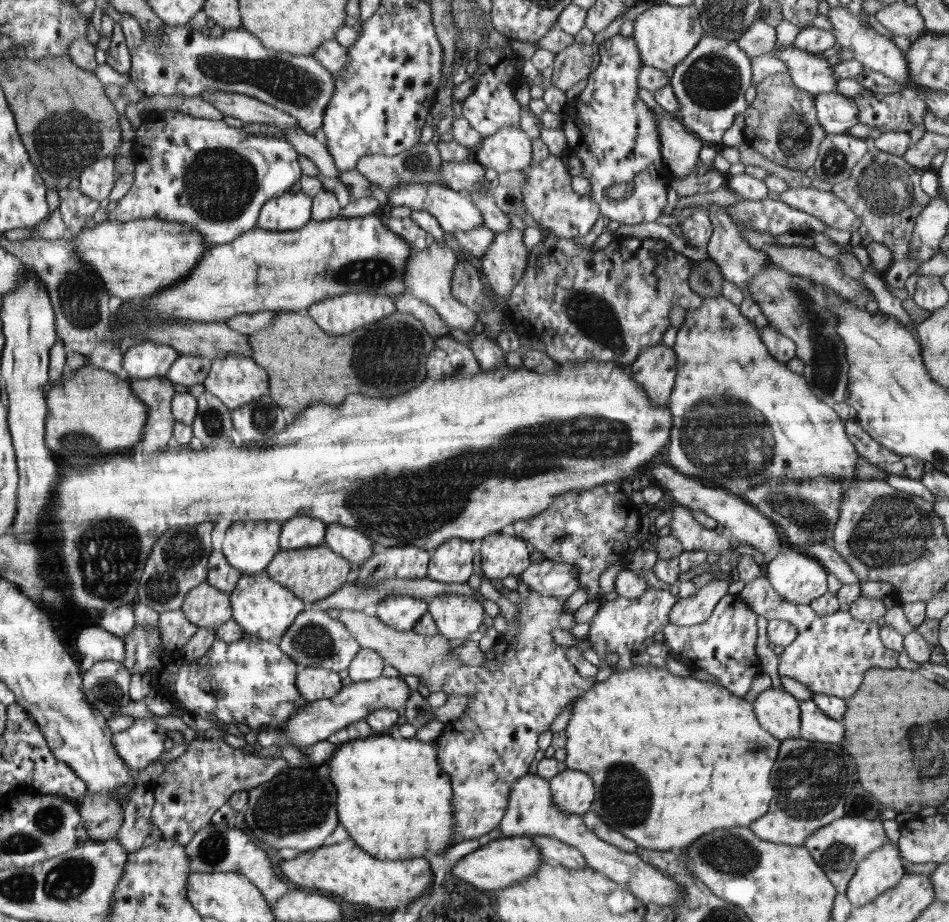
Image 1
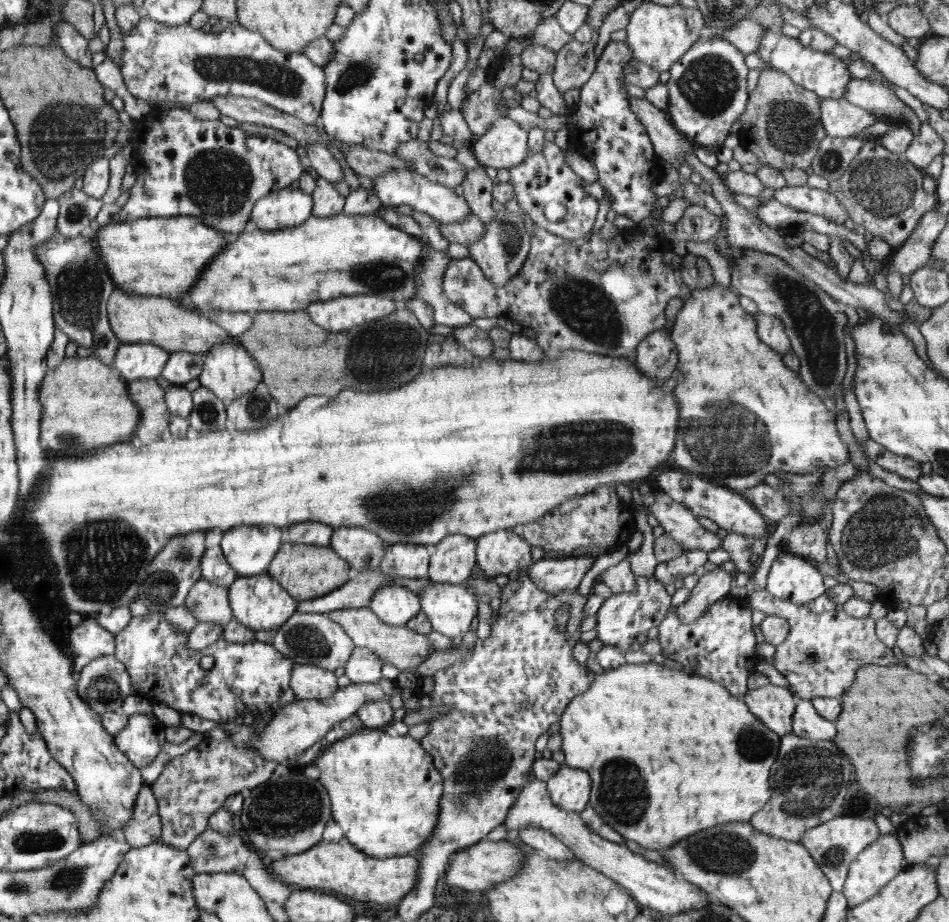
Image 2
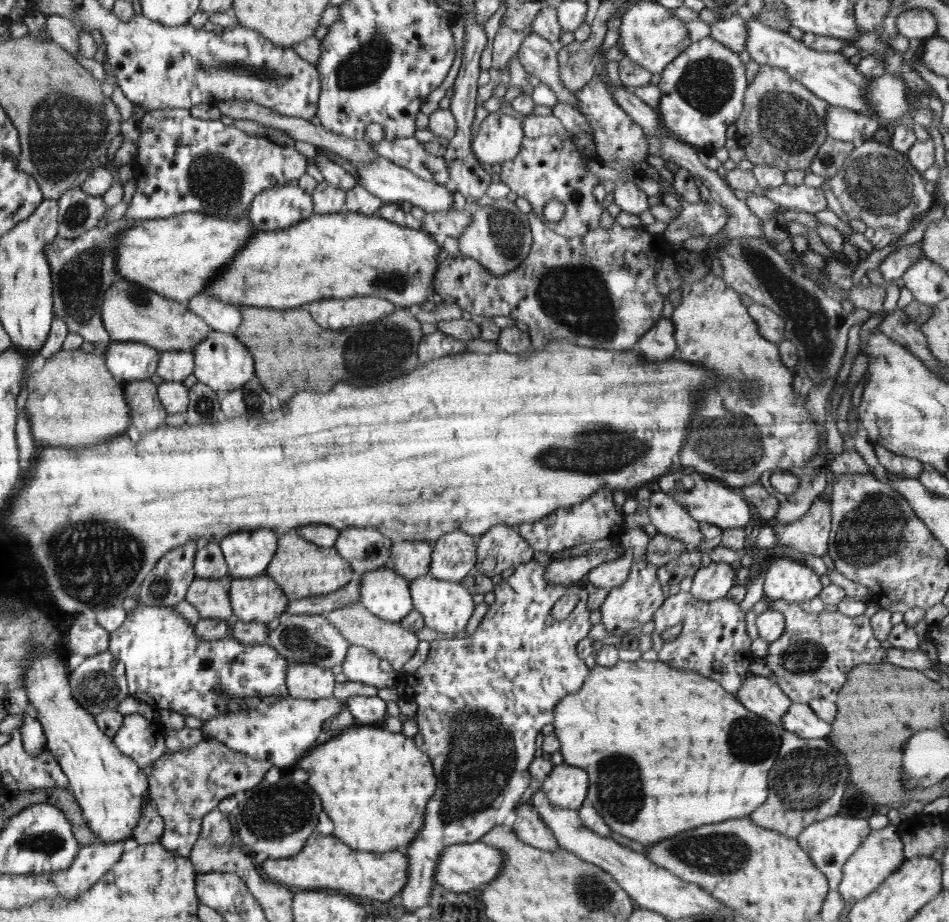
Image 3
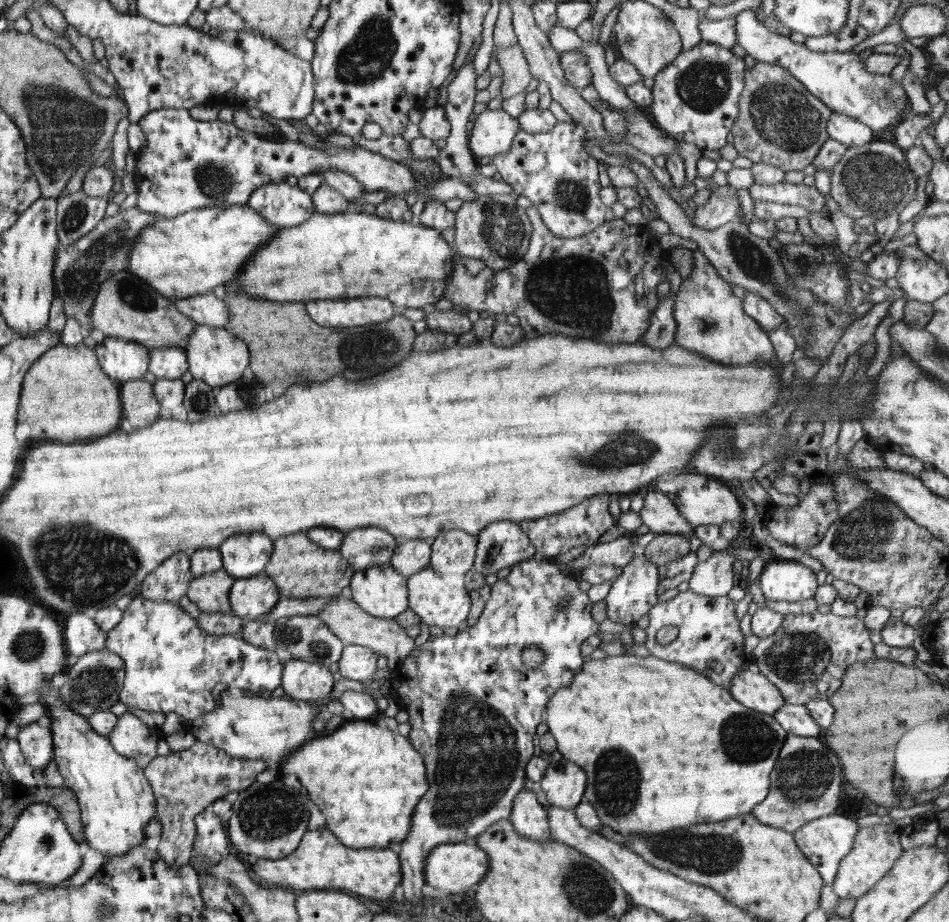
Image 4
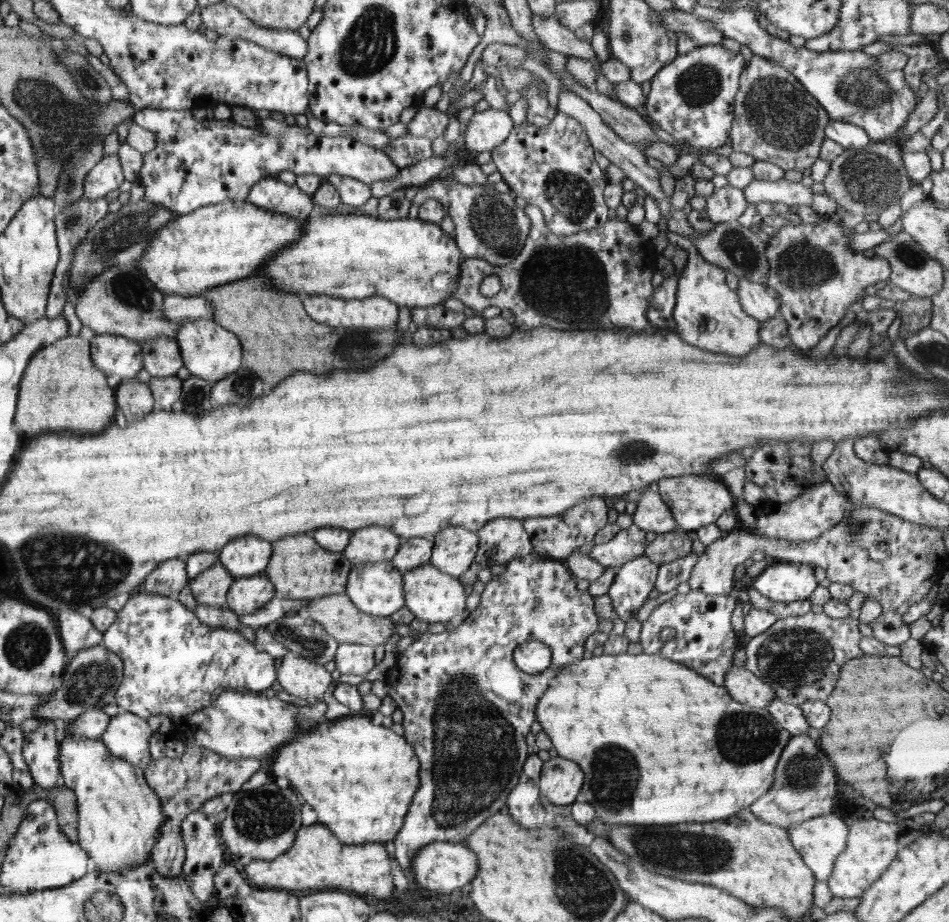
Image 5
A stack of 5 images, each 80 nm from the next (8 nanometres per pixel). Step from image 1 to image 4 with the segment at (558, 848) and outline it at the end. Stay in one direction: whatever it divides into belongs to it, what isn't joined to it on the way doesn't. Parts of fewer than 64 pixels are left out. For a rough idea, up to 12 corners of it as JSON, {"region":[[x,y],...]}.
{"region":[[518,792],[508,819],[526,840],[551,839],[536,794]]}

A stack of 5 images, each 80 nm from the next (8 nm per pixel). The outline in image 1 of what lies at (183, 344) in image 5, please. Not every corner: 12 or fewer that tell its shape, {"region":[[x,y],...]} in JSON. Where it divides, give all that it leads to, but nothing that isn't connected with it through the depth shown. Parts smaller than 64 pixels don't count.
{"region":[[253,358],[213,360],[203,385],[231,410],[270,394]]}

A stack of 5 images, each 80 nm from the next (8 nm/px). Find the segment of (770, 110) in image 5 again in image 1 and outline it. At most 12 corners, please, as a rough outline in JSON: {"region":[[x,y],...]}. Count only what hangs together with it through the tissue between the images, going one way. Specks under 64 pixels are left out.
{"region":[[775,73],[757,85],[742,138],[792,170],[827,135],[815,96]]}

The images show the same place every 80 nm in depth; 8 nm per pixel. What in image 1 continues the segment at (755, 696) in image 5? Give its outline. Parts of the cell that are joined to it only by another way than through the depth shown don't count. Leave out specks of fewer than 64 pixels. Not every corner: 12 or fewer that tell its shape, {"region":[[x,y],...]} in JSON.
{"region":[[781,688],[753,702],[779,741],[800,736],[799,700]]}

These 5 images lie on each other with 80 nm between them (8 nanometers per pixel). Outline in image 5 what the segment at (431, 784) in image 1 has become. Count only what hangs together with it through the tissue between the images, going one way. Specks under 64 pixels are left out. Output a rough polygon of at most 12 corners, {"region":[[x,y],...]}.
{"region":[[370,715],[318,724],[272,774],[344,844],[396,840],[420,788]]}

